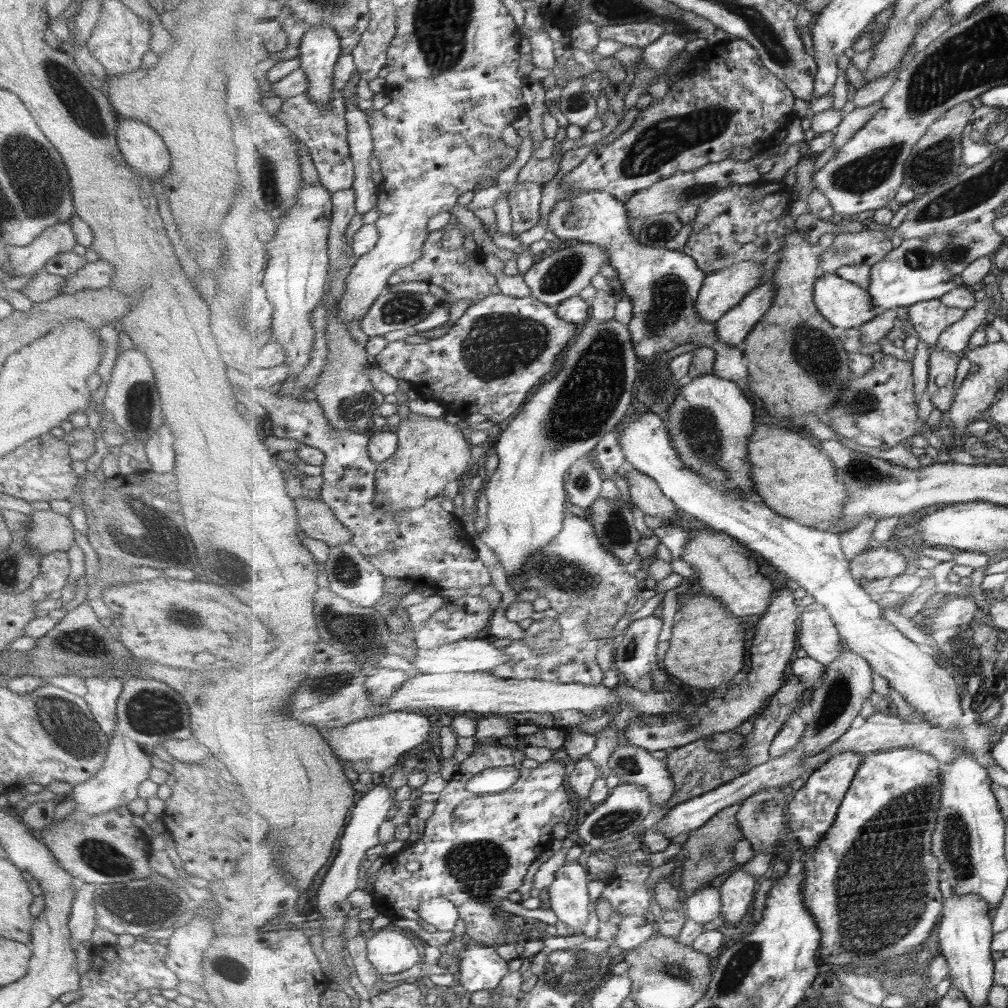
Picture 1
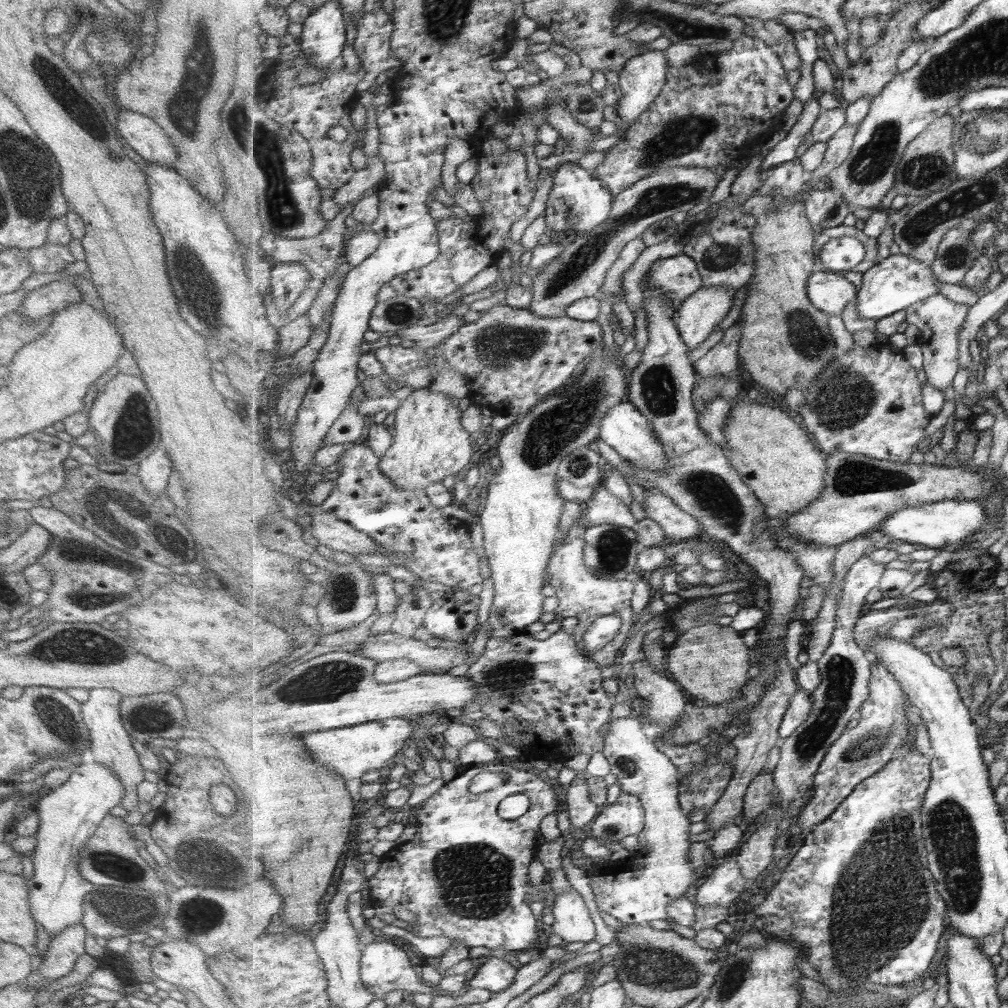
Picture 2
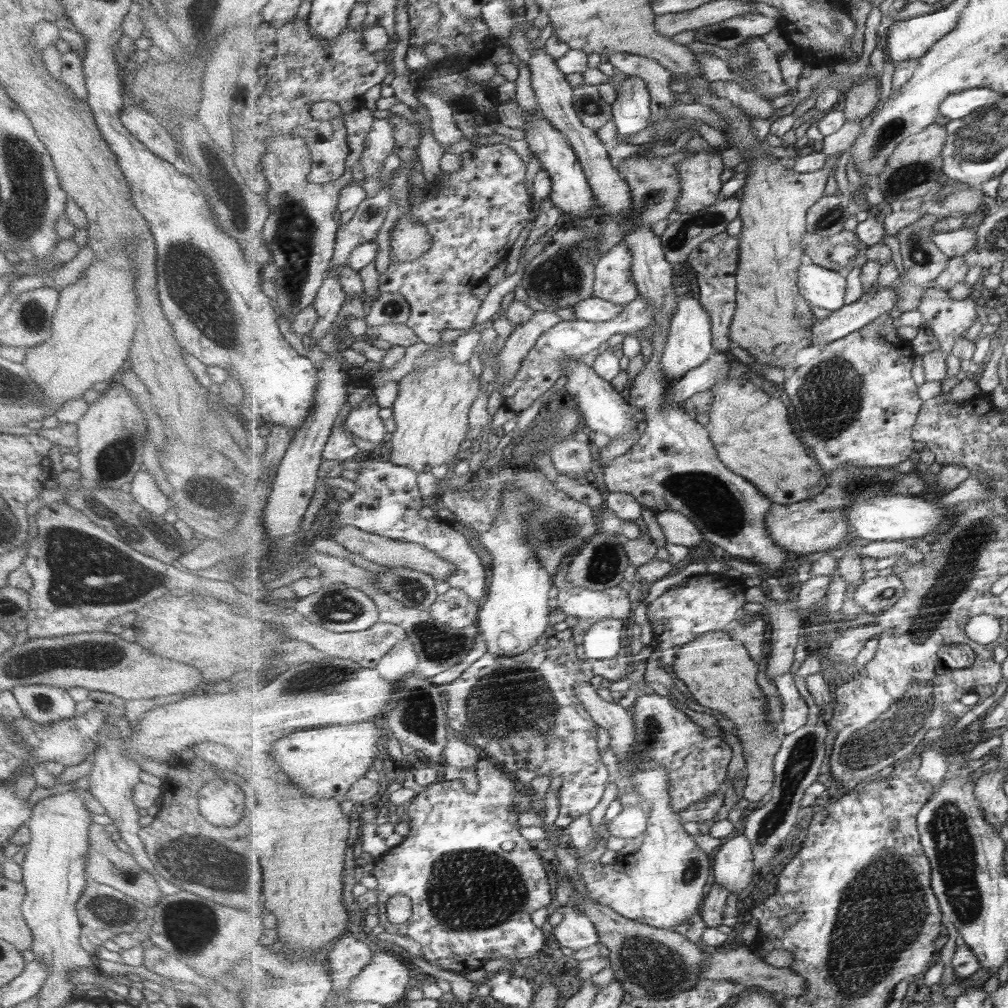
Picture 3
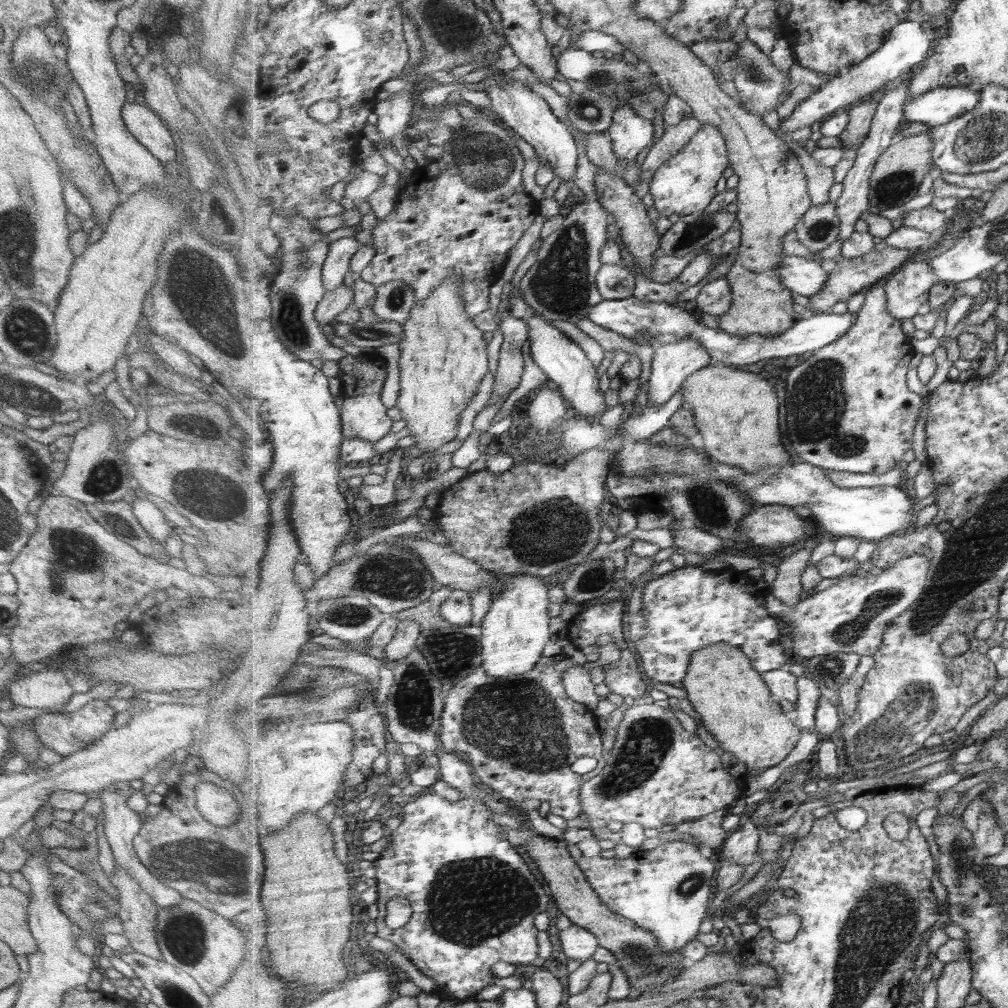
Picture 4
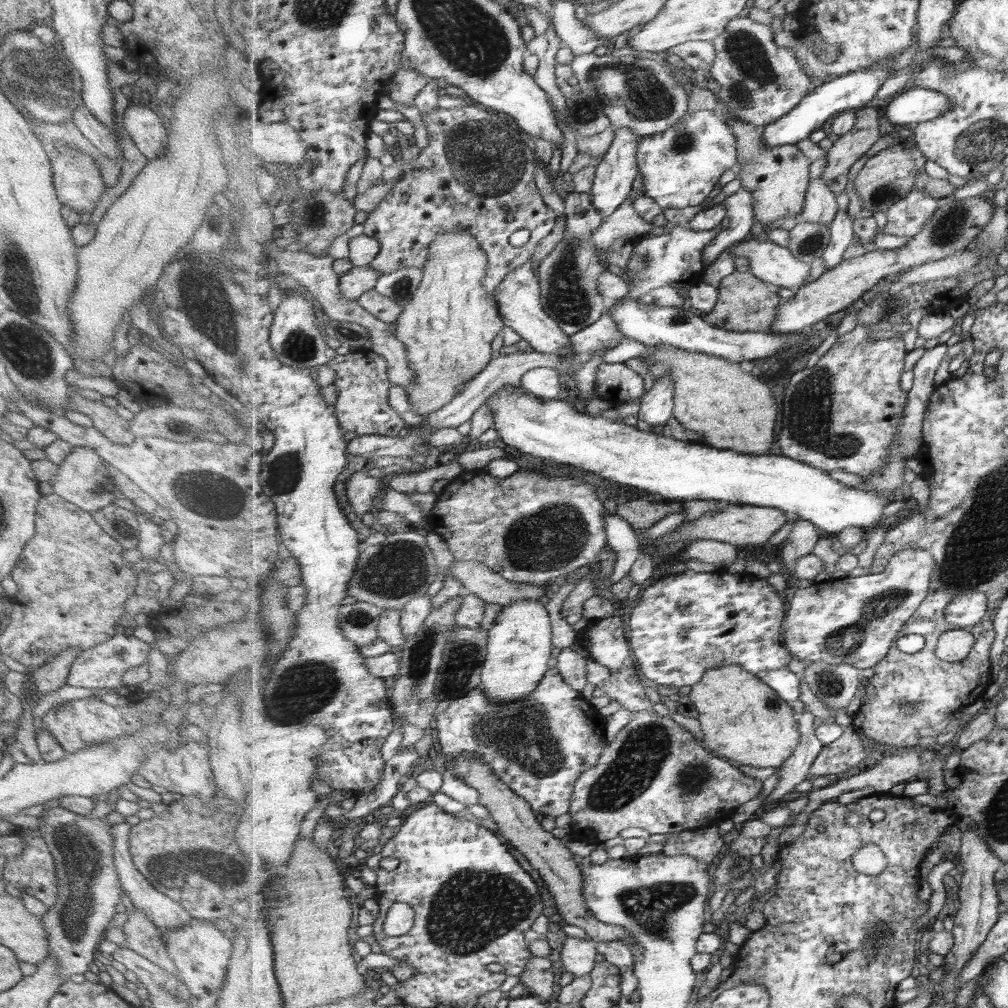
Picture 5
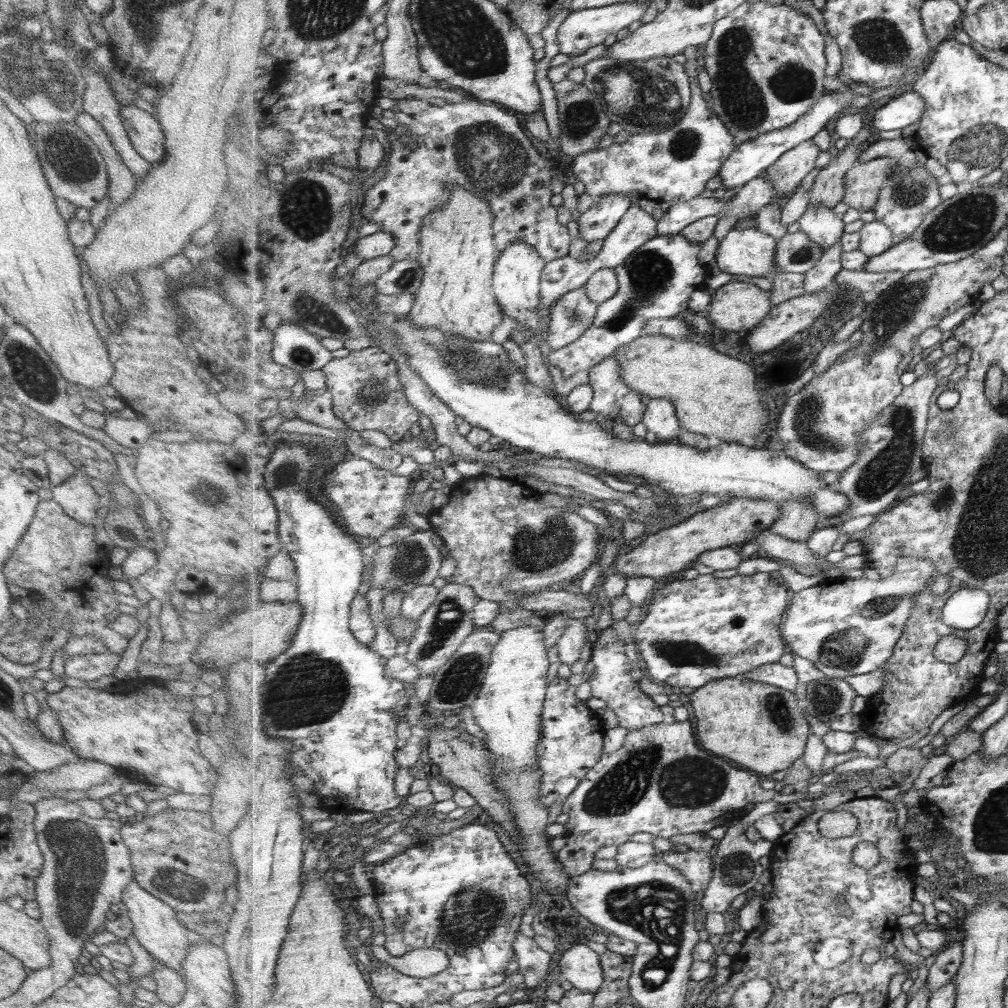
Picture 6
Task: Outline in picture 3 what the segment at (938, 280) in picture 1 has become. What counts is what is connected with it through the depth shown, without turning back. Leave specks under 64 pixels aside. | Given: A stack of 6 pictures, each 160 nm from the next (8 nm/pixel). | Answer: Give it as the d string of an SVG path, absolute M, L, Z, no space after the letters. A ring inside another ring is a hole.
M873 287L869 294L847 304L842 310L832 312L826 319L819 319L813 327L812 339L820 348L820 342L832 343L839 339L849 338L851 333L875 322L880 316L897 309L899 294L895 288L877 290Z

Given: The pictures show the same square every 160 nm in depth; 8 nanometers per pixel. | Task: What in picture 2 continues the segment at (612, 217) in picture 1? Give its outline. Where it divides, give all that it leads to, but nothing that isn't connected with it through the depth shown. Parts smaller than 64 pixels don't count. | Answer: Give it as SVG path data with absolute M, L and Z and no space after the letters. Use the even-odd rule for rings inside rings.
M572 162L563 163L555 169L553 182L545 209L548 229L555 232L573 230L580 235L591 233L608 221L616 196L595 176L594 171ZM681 254L653 264L642 285L645 288L657 287L661 293L665 293L673 303L676 316L683 302L704 287L704 279L696 260Z

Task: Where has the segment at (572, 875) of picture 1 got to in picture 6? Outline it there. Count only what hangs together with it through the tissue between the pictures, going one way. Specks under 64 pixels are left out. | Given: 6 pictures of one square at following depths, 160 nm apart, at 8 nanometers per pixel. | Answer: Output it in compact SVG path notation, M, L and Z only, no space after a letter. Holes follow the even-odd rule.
M586 943L566 950L559 961L561 978L587 994L597 994L604 984L604 967L600 955Z

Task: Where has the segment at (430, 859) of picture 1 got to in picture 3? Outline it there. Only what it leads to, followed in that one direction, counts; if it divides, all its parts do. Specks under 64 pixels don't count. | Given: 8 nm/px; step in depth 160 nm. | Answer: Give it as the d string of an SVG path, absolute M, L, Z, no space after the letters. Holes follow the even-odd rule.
M481 759L476 766L477 780L479 780L479 791L477 793L467 792L465 784L461 780L443 780L433 784L418 794L412 803L408 806L406 818L409 819L410 833L396 847L390 849L385 855L375 859L374 870L372 872L379 879L378 893L379 902L378 915L379 922L385 928L385 931L392 934L399 934L411 937L417 941L423 952L425 960L436 963L441 969L456 972L471 972L481 968L483 964L487 964L491 960L490 952L499 952L502 956L509 958L511 961L520 961L524 963L529 957L535 957L539 950L545 948L545 932L541 927L535 926L531 920L531 914L537 912L539 908L549 906L553 900L553 892L551 892L551 880L547 876L547 870L543 866L537 850L531 848L529 840L523 838L521 834L521 826L519 826L519 814L521 812L529 812L531 808L535 808L533 798L535 797L531 791L523 791L519 783L514 777L509 776L505 770L499 768L493 759ZM398 894L407 895L412 898L412 907L414 908L413 916L405 924L391 923L387 912L387 901L392 896Z

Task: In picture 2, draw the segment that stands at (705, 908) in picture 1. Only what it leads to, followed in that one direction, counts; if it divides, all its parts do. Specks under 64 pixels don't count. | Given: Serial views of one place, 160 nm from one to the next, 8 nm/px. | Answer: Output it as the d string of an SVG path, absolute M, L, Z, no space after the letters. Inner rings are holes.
M737 854L717 862L717 867L695 891L697 906L731 906L750 883L742 876Z

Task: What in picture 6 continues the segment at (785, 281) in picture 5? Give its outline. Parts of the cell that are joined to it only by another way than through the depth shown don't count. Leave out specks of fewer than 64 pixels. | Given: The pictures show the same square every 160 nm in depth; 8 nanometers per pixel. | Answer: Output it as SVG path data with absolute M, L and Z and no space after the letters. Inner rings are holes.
M757 228L744 230L731 229L721 240L716 251L717 267L729 275L745 275L772 279L779 274L776 270L776 253L778 241L773 236Z

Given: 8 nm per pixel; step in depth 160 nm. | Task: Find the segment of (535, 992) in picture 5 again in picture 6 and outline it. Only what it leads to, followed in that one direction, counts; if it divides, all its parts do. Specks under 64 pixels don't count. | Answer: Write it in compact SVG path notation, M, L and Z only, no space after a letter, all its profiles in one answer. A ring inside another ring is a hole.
M519 932L514 946L516 947L519 971L524 977L522 987L528 991L534 990L549 976L551 954L539 948L533 937L529 938Z

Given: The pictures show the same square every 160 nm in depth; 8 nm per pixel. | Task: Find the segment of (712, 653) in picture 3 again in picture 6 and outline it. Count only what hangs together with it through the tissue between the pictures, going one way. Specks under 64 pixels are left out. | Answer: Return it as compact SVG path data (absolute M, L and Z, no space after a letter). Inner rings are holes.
M747 676L722 678L711 681L708 685L696 689L688 695L690 704L697 719L697 736L705 750L721 758L727 758L737 763L747 771L770 778L775 772L788 771L799 757L803 757L811 726L807 721L807 713L797 706L800 698L797 693L785 690L779 686L771 686L764 682L755 682Z

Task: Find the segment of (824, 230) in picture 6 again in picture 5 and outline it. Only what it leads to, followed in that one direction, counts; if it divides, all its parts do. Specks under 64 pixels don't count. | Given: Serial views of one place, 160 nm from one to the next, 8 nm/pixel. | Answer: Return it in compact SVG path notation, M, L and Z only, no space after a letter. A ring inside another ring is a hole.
M823 177L810 179L804 211L797 217L799 222L821 224L827 228L835 222L839 210L837 195L826 184Z

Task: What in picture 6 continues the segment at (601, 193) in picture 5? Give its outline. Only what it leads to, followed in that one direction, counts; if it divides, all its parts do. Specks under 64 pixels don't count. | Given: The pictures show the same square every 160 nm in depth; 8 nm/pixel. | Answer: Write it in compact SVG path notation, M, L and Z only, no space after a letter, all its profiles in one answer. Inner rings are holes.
M605 195L586 213L578 223L578 236L587 243L605 241L609 234L619 226L619 220L626 215L631 206L631 195Z

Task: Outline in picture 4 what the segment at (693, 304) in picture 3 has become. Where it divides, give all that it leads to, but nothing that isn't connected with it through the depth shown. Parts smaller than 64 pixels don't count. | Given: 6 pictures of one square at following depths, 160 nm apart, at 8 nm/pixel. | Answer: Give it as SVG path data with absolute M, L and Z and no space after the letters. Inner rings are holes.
M693 337L677 339L668 345L659 346L653 358L652 370L648 384L648 402L664 405L682 390L682 386L693 374L714 363L710 352Z

